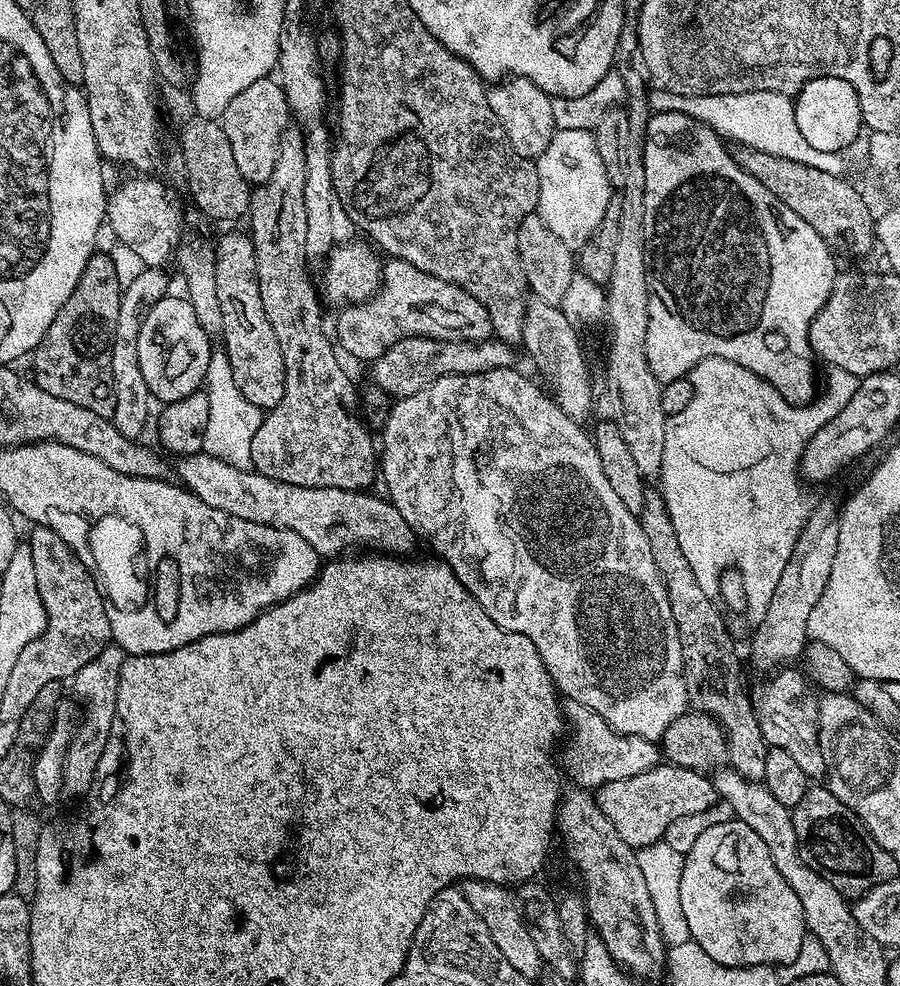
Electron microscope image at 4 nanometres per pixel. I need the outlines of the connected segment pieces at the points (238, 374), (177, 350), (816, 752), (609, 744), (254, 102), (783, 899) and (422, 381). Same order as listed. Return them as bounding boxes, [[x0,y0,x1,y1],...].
[[214,232,286,410],[138,294,213,404],[754,666,826,778],[563,703,661,790],[222,78,290,186],[682,818,806,968],[371,336,517,398]]

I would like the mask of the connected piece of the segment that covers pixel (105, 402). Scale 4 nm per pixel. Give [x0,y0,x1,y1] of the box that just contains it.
[30,250,122,418]

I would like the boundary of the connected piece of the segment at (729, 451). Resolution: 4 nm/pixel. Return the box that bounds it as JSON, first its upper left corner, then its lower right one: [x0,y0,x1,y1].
[658,358,824,532]

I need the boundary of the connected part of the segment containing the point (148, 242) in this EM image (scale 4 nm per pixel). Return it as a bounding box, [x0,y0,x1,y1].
[106,178,184,268]

